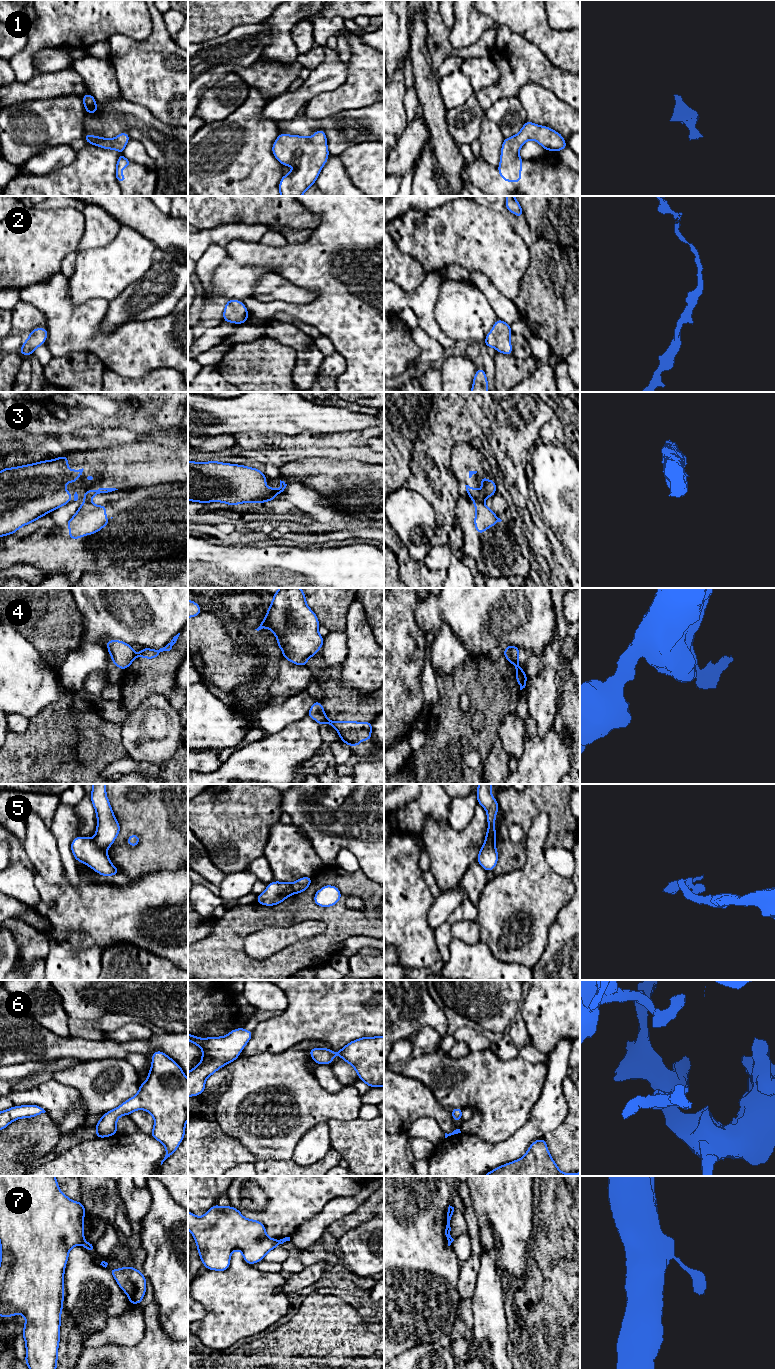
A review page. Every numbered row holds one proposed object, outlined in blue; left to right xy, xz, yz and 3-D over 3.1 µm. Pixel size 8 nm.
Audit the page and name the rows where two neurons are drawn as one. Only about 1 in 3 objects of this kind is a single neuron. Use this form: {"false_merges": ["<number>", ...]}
{"false_merges": ["3", "4", "5", "7"]}

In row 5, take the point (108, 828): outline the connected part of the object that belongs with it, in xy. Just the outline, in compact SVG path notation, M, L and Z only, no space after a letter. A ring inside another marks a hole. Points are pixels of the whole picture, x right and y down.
M92 784L91 802L97 815L97 829L94 841L107 851L120 832L120 825L106 795L106 784Z

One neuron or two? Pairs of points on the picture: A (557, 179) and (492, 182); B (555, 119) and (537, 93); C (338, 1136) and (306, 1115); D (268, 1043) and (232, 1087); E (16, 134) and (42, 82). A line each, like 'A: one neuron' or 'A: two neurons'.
A: one neuron
B: one neuron
C: two neurons
D: two neurons
E: two neurons

